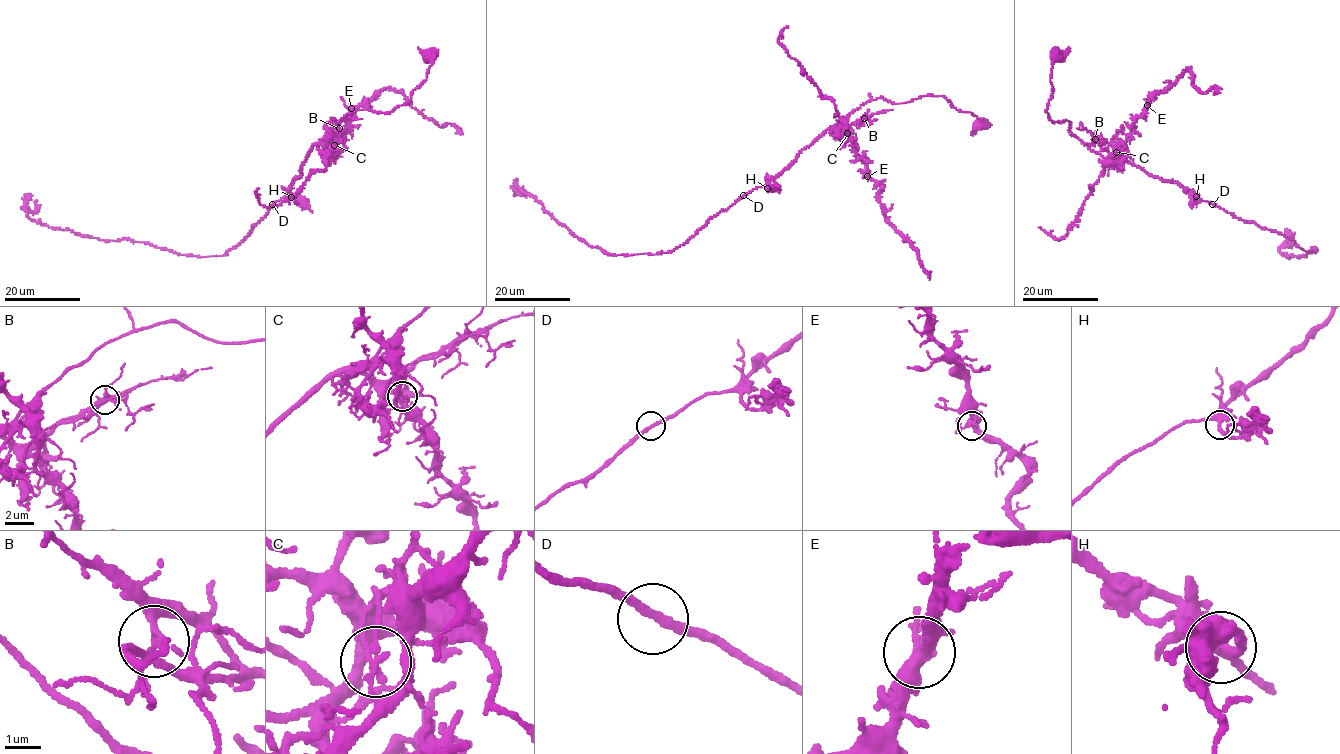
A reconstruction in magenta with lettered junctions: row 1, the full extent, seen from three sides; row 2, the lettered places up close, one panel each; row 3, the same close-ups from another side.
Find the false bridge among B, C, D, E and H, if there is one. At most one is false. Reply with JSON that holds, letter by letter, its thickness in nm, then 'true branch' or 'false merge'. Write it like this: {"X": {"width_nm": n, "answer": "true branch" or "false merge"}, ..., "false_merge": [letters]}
{"B": {"width_nm": 140, "answer": "true branch"}, "C": {"width_nm": 140, "answer": "false merge"}, "D": {"width_nm": 220, "answer": "true branch"}, "E": {"width_nm": 340, "answer": "true branch"}, "H": {"width_nm": 320, "answer": "true branch"}, "false_merge": ["C"]}

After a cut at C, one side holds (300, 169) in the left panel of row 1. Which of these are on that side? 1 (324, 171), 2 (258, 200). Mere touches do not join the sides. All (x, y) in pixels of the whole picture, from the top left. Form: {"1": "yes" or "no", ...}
{"1": "no", "2": "no"}

